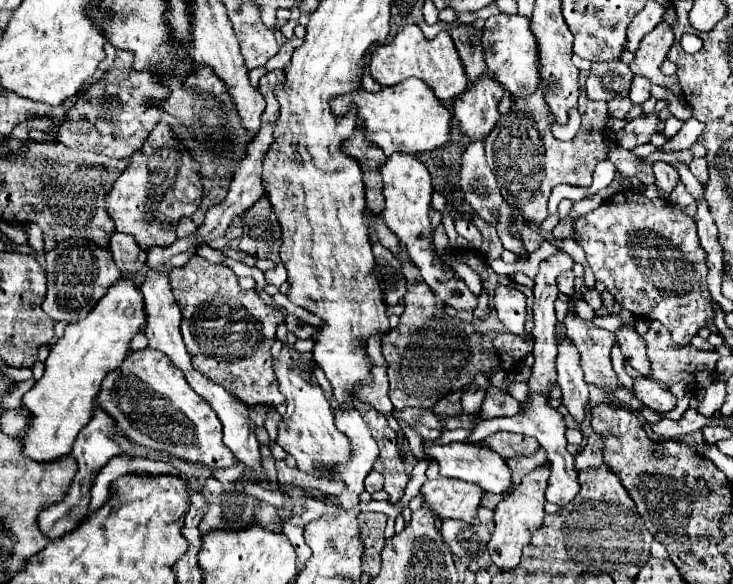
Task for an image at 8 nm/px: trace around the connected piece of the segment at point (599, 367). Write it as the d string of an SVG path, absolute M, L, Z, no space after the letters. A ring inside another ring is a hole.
M571 313L569 319L565 319L563 323L567 327L567 335L581 351L581 367L585 371L585 383L595 385L607 393L623 387L609 359L609 351L615 343L615 335L607 329L599 329L597 325L581 319L575 313Z

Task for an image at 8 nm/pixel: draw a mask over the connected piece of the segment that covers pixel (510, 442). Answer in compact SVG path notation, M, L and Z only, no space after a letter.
M499 431L491 437L485 439L485 445L493 451L497 451L503 459L509 459L509 457L517 457L517 455L533 455L537 449L539 449L539 443L537 439L531 439L531 437L523 437L523 435L517 435L517 433L505 433L505 431Z

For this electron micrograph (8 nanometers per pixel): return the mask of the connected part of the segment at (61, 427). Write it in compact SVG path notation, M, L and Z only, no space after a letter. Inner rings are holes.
M119 279L85 319L67 325L63 339L51 347L45 361L45 375L21 399L21 407L29 411L27 431L21 437L23 457L37 463L51 463L71 453L75 437L93 417L101 381L121 365L129 341L141 331L143 323L145 309L141 291L135 289L131 279Z

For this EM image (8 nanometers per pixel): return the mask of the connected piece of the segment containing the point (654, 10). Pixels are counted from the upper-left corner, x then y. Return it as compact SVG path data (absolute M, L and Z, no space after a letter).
M647 1L645 9L643 9L641 13L637 13L635 19L631 21L631 25L627 27L625 51L635 53L637 47L639 47L639 43L641 43L641 39L643 39L649 31L653 31L653 29L663 21L663 13L665 13L665 9L663 9L659 3Z

